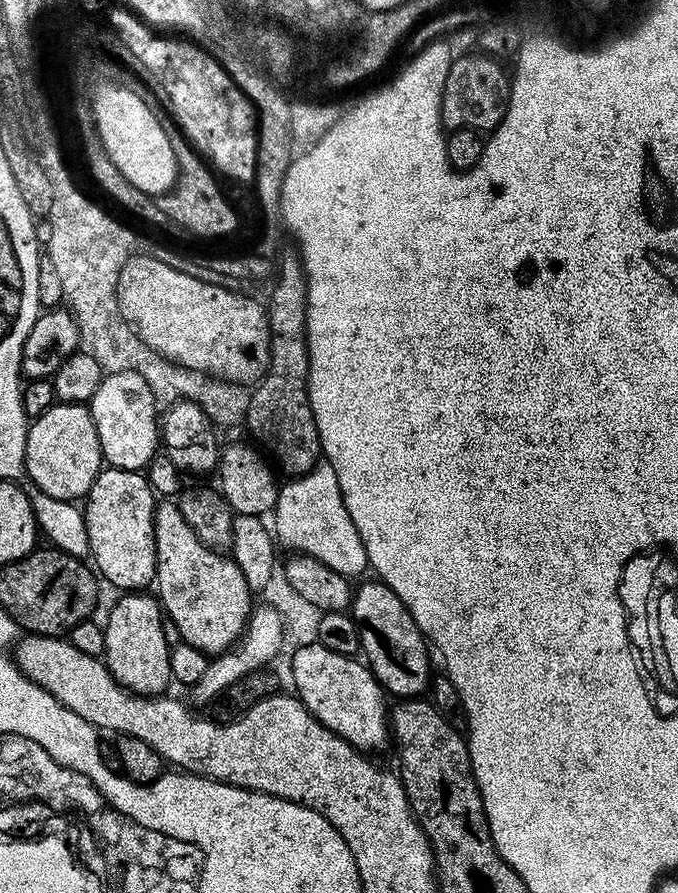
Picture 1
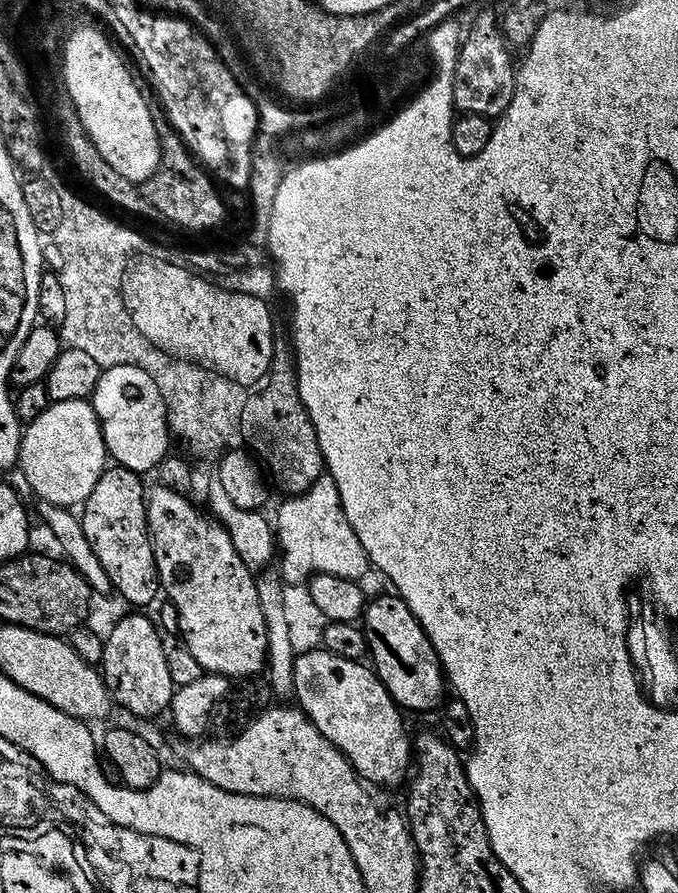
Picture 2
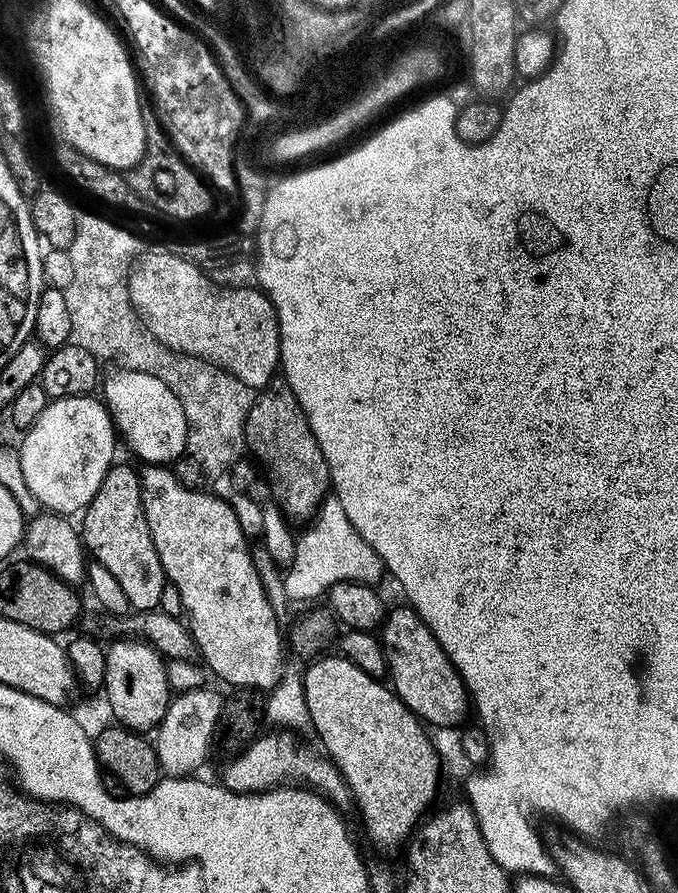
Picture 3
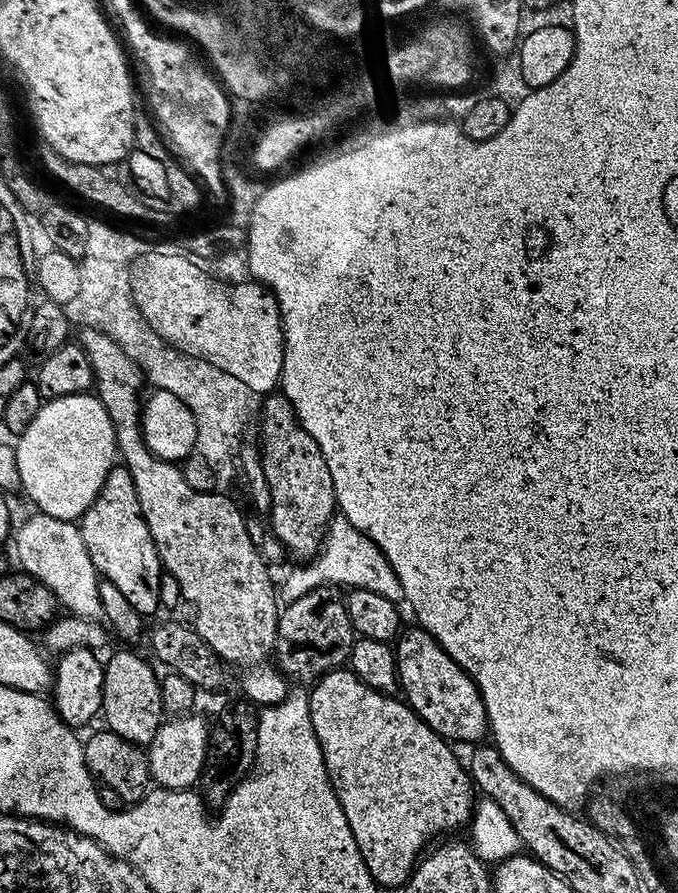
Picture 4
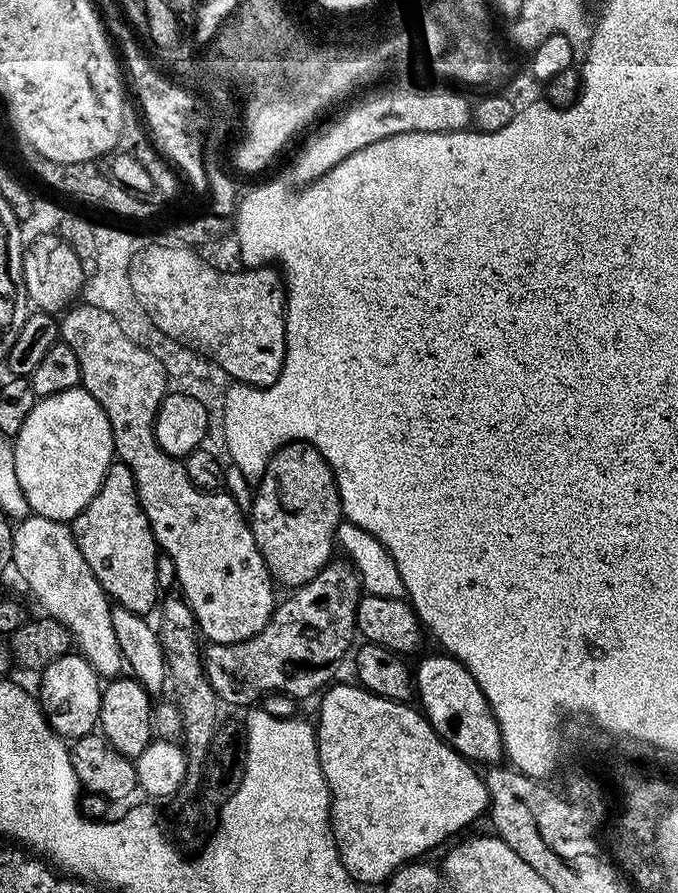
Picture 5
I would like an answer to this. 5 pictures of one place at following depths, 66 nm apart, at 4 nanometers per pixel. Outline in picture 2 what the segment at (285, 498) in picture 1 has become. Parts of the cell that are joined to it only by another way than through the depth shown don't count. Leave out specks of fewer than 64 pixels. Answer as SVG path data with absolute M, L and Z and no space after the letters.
M322 475L304 493L291 495L284 500L277 518L274 518L280 558L282 554L280 572L283 580L272 566L263 567L255 573L258 602L262 602L262 618L266 618L268 627L266 679L277 697L293 695L294 662L298 655L290 646L289 625L285 621L285 608L282 606L285 583L303 585L319 572L359 581L370 570L368 555L346 519L332 476Z

